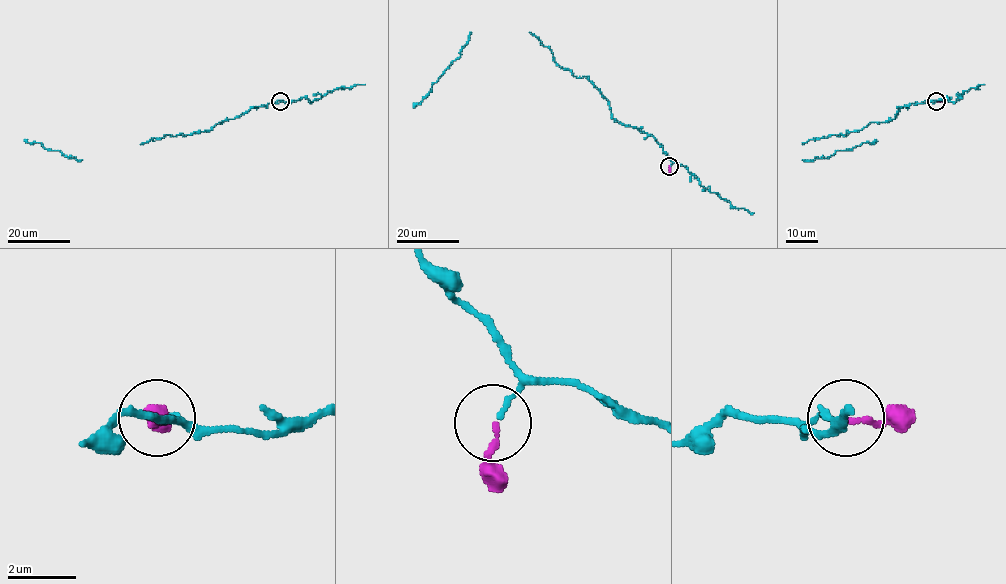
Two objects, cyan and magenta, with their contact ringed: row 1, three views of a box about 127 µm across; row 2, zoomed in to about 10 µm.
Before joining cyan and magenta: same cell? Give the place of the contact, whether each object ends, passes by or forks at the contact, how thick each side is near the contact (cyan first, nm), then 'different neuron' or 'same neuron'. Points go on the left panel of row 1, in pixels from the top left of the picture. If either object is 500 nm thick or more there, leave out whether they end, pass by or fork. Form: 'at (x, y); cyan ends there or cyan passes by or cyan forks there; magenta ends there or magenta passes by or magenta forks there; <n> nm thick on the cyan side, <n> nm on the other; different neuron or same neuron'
at (280, 101); cyan ends there; magenta ends there; 130 nm thick on the cyan side, 170 nm on the other; same neuron

